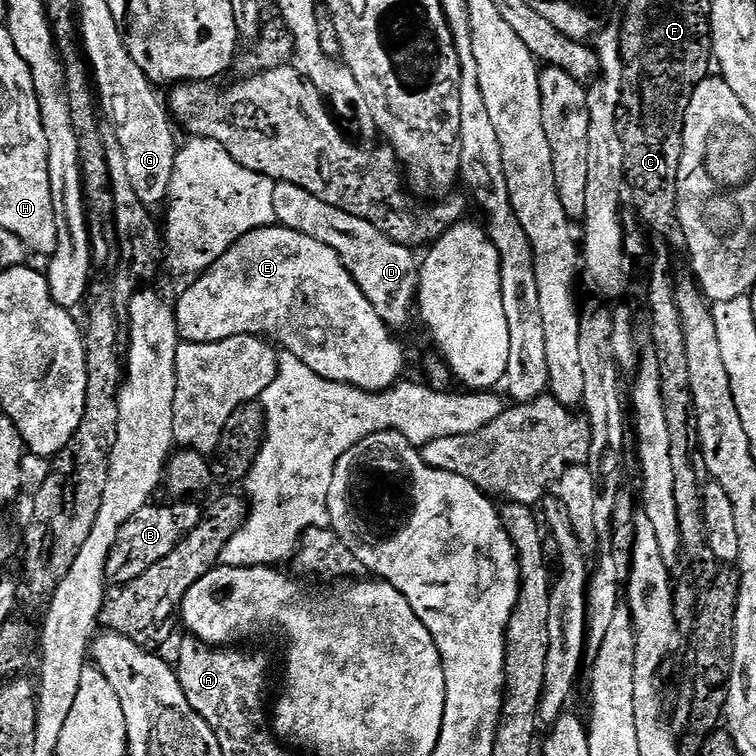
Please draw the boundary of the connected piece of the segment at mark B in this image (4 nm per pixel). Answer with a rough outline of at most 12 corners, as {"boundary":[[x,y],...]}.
{"boundary":[[196,502],[144,504],[122,526],[106,576],[134,582],[194,526]]}

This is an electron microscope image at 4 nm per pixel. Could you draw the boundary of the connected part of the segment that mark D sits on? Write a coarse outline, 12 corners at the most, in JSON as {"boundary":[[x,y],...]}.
{"boundary":[[277,183],[279,227],[330,246],[388,327],[418,304],[418,256]]}

